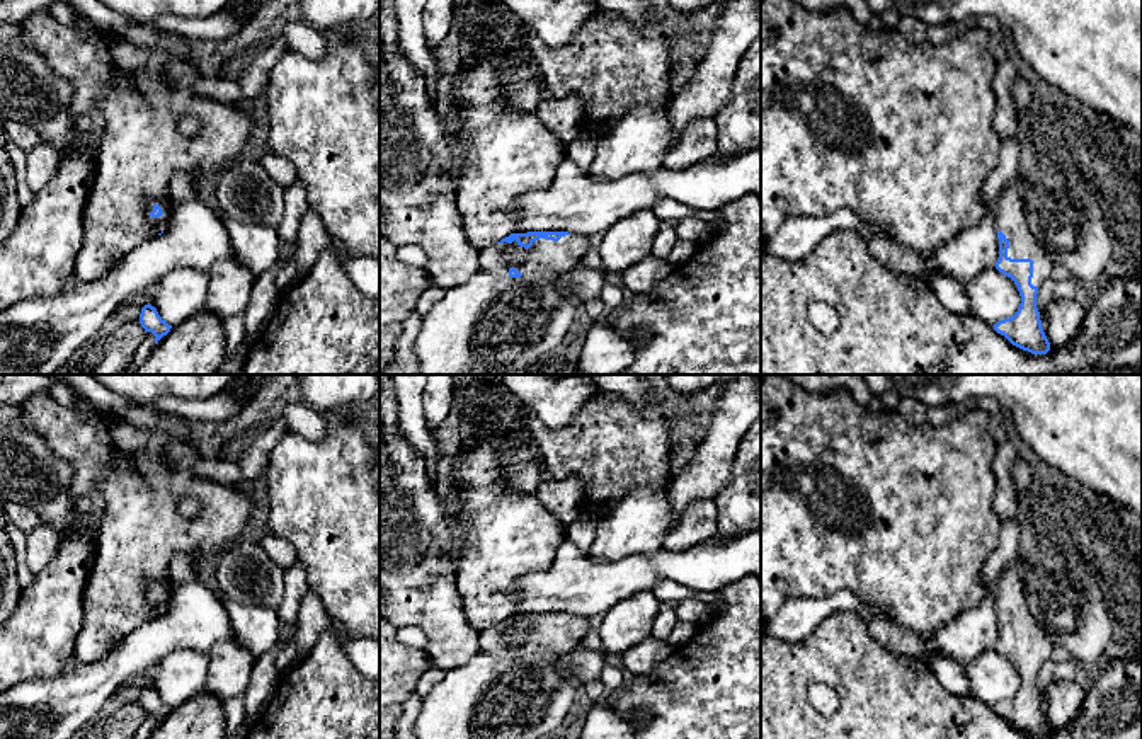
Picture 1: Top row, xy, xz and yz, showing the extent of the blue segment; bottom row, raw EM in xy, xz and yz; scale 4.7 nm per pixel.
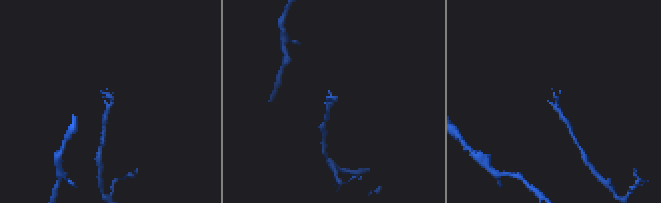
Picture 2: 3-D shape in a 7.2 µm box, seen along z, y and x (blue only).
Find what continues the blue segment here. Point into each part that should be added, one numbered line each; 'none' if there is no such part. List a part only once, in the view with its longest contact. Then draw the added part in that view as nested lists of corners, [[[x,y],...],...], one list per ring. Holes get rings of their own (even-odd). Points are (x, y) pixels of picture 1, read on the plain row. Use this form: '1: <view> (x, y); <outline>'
1: yz (1011, 600); [[[1021,560],[1002,567],[994,582],[996,610],[1009,622],[1008,639],[1033,642],[1031,666],[1040,669],[1047,659],[1057,657],[1057,652],[1050,637],[1030,615],[1025,579],[1026,569]]]

